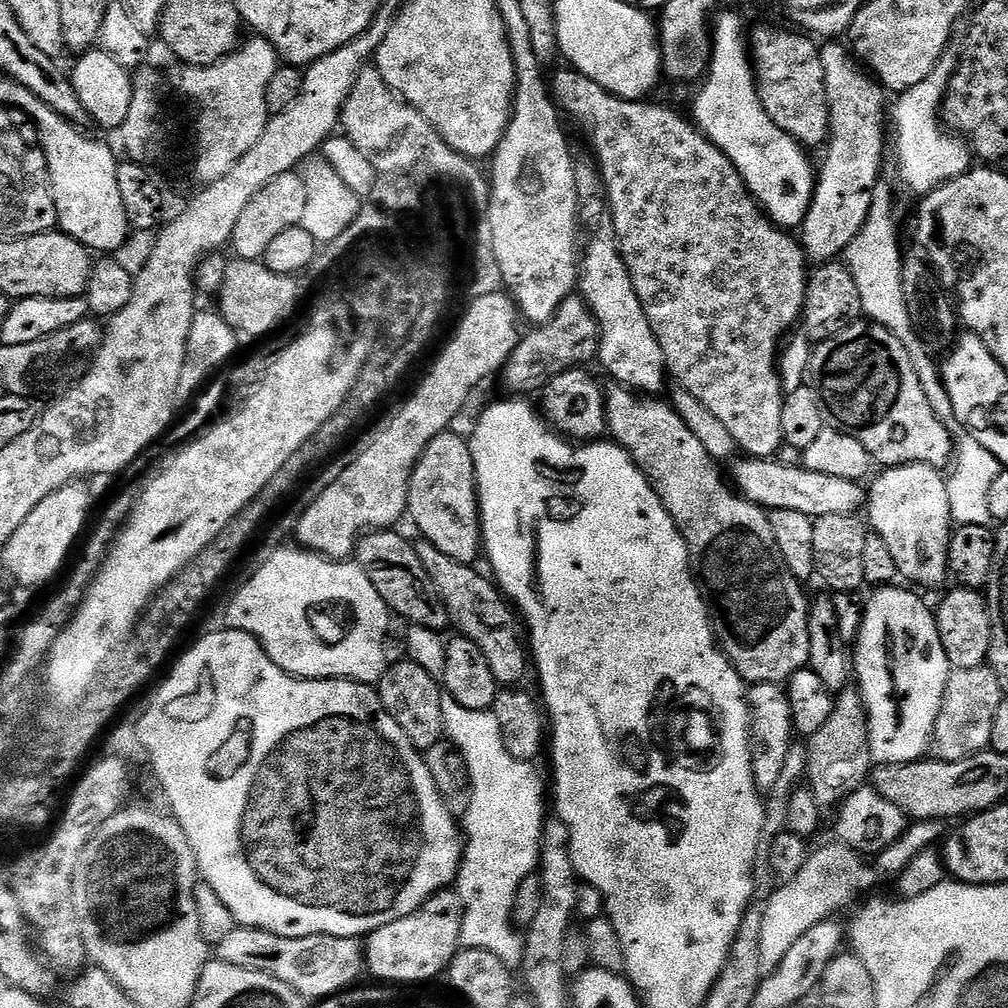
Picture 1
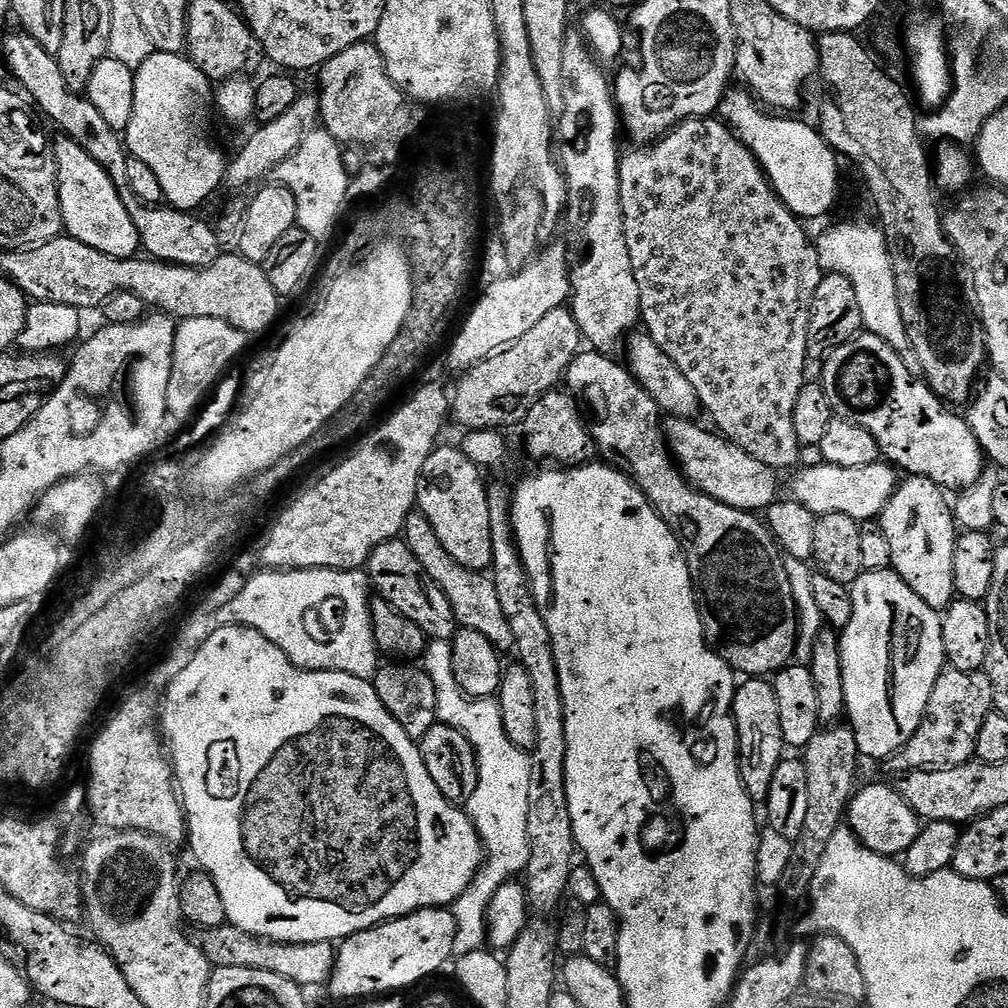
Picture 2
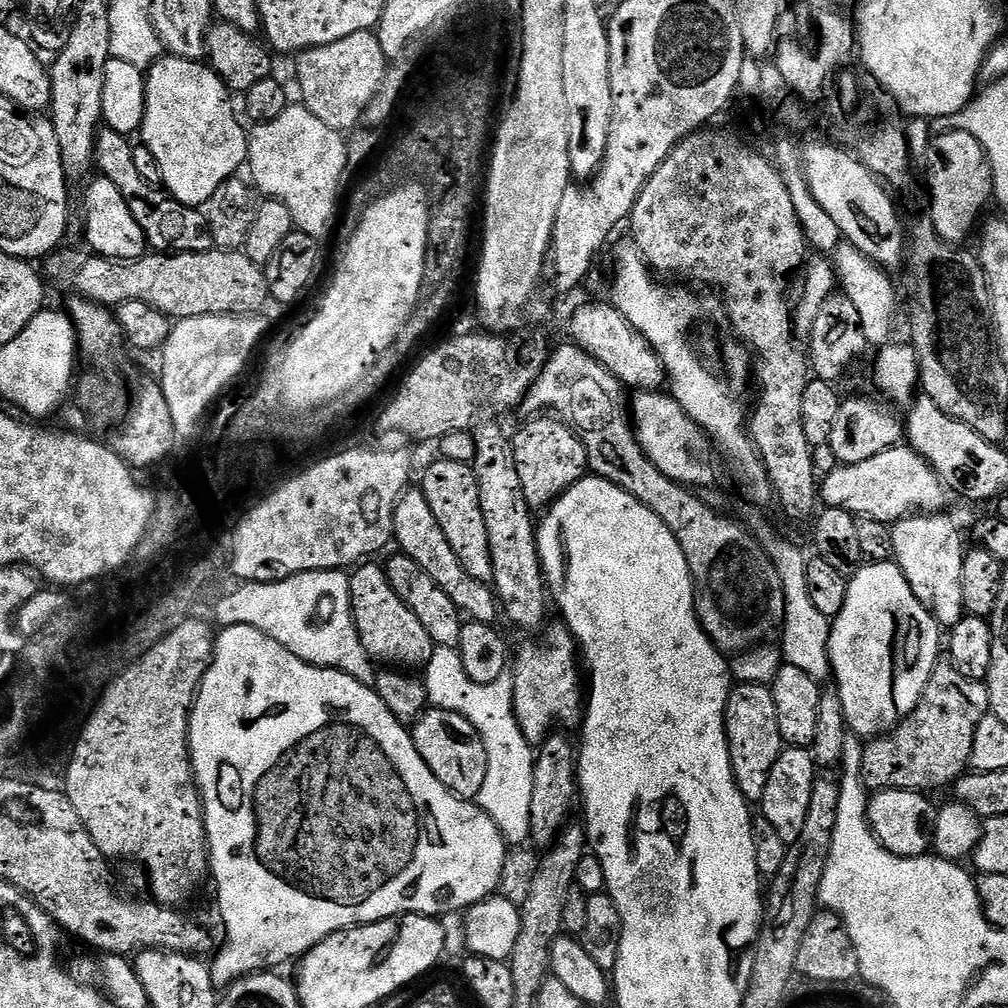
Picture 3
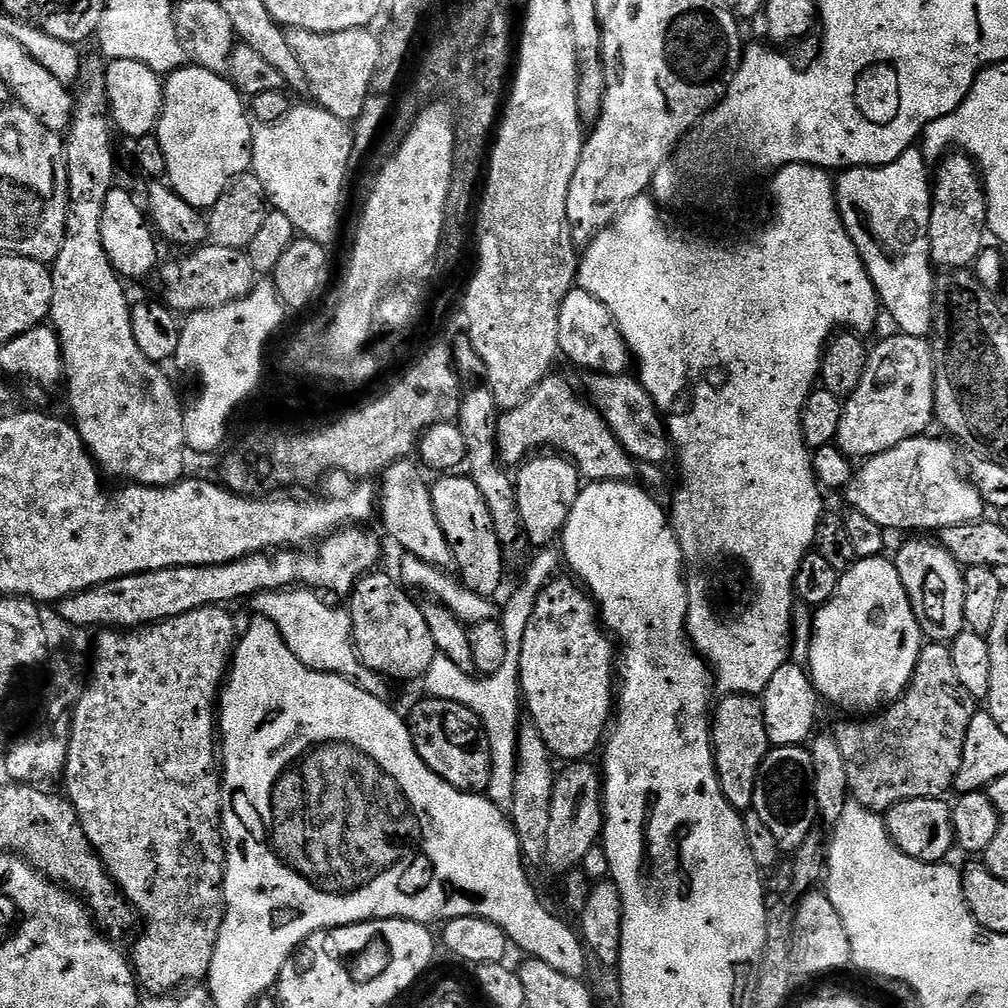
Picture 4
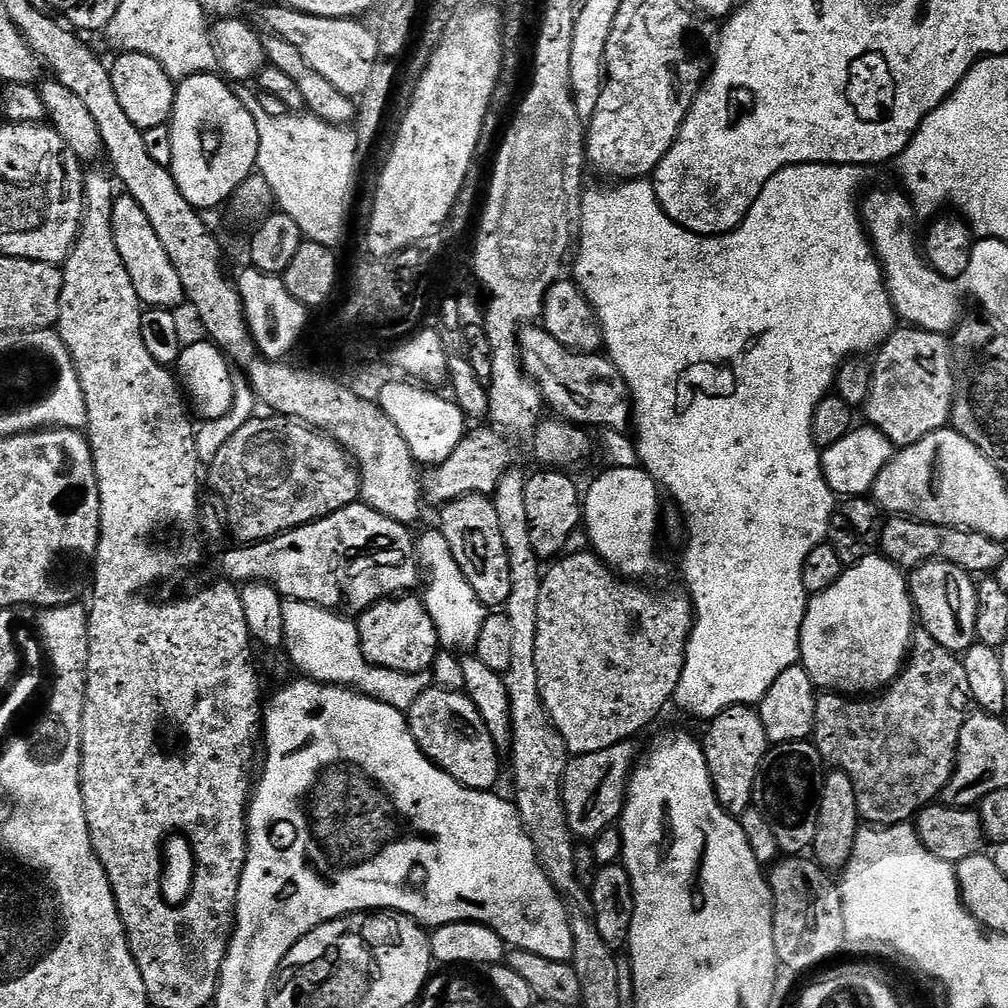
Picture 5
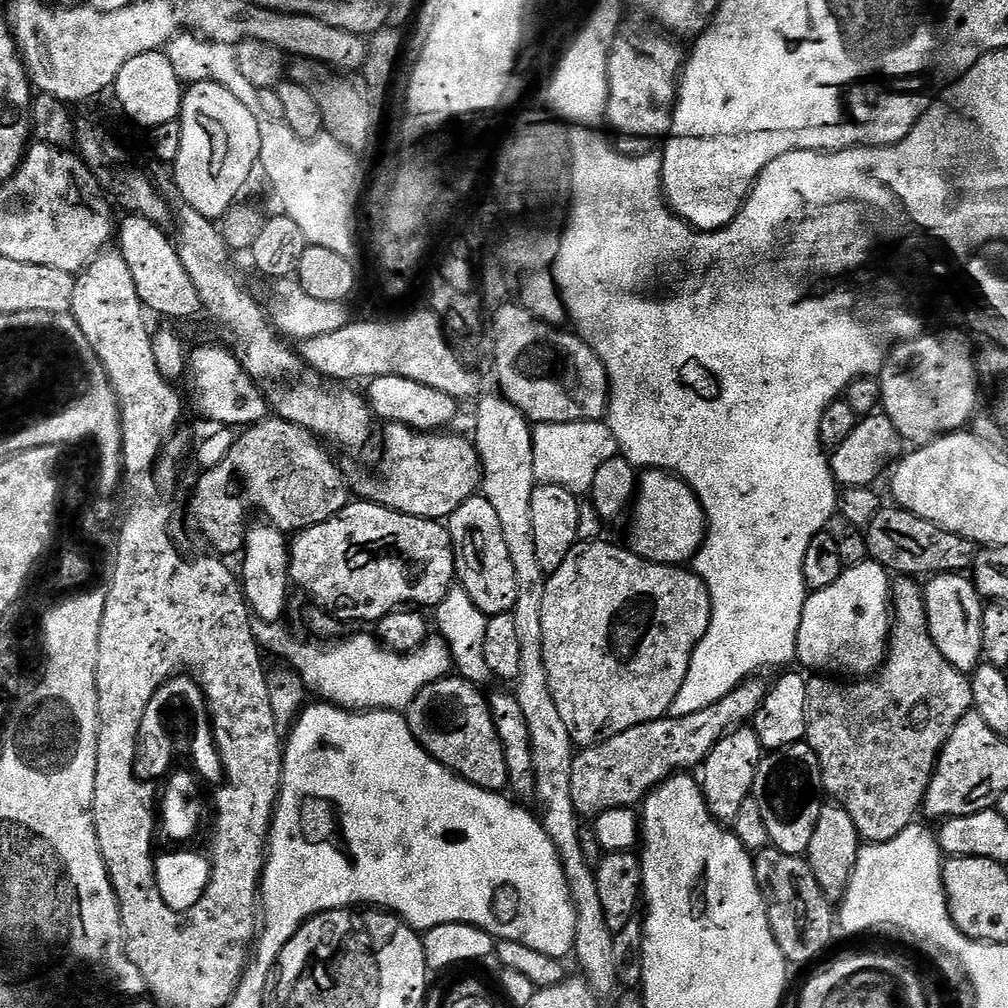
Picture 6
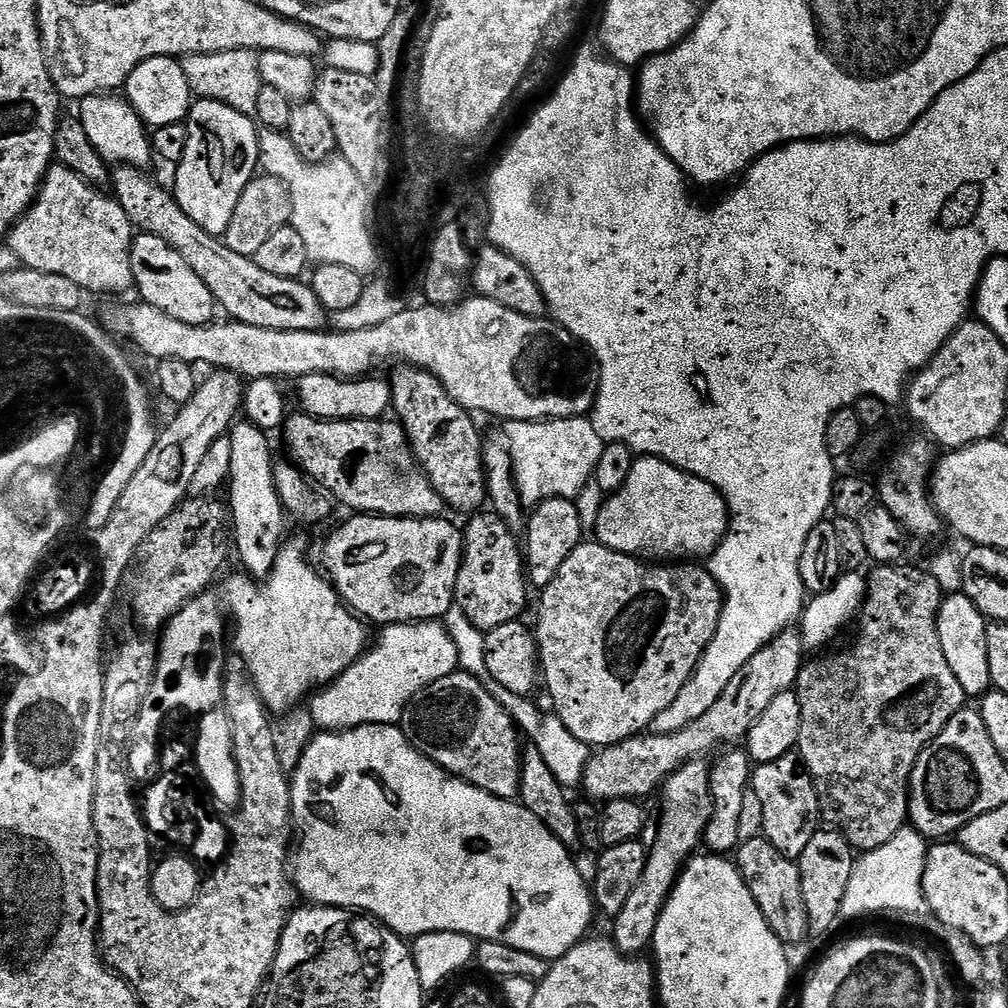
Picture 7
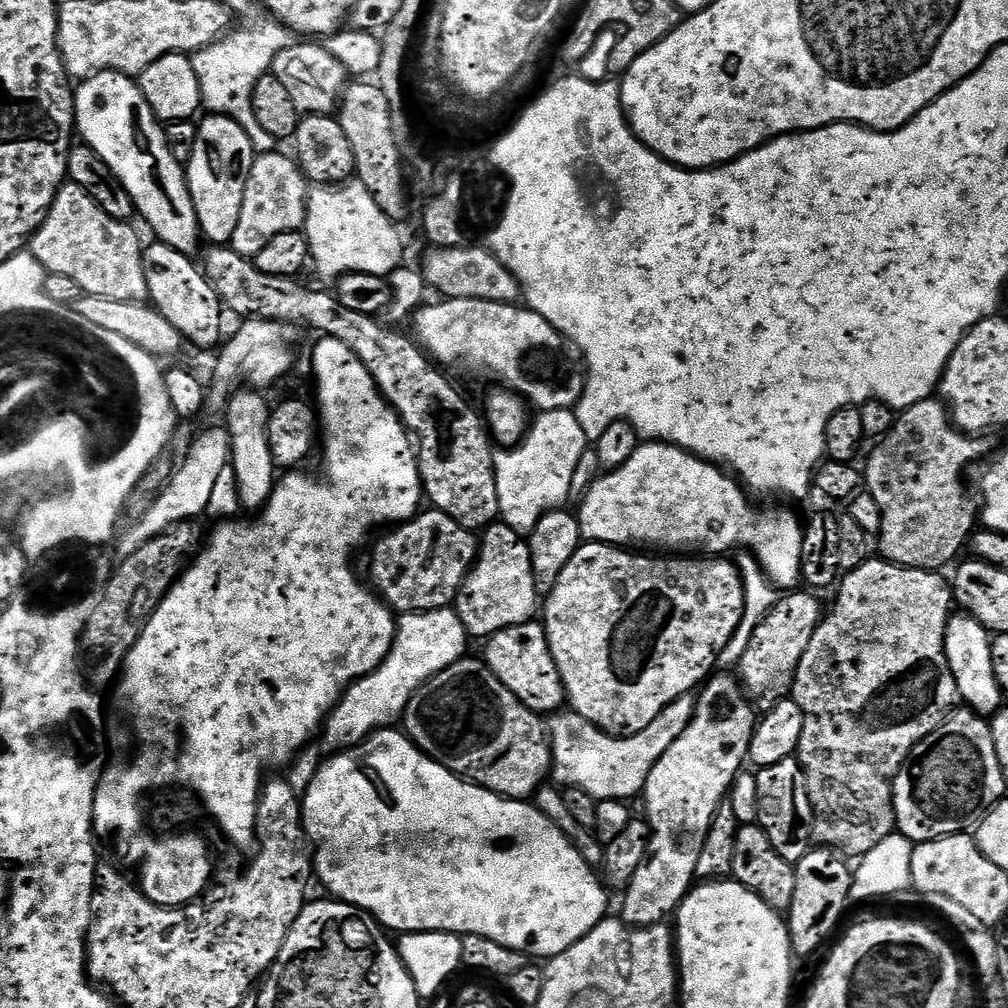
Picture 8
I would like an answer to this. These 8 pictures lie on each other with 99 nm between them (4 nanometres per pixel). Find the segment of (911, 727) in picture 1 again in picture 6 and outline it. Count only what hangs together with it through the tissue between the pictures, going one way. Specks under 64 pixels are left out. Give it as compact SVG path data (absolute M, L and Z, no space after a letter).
M869 558L853 568L845 568L844 573L822 590L812 592L802 610L802 626L798 626L796 660L813 668L816 674L840 674L849 672L849 677L864 678L876 671L884 663L888 651L888 637L893 619L890 615L892 585L888 569Z

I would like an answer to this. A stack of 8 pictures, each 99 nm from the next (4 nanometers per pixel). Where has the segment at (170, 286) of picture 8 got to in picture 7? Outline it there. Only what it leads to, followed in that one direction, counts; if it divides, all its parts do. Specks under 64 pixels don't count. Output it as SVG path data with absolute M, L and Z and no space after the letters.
M149 232L137 235L132 241L132 282L135 291L140 291L139 299L143 303L158 306L158 310L170 314L170 318L178 318L178 322L190 322L190 326L211 324L215 317L212 315L218 312L214 294L210 294L210 290L206 290L206 282L202 282L202 278L198 278L198 274L194 274L194 270L190 270L190 265L182 259L182 254L178 254L178 250L166 246L166 242L162 242L162 238Z

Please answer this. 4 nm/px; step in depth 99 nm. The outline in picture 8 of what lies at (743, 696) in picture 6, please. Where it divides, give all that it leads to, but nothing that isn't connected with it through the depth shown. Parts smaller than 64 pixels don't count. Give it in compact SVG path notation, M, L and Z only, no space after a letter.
M808 590L800 591L789 591L777 599L766 618L758 622L750 638L750 646L746 646L738 662L738 679L744 685L752 707L761 713L770 711L779 700L785 699L791 693L798 662L802 662L802 654L806 654L806 646L810 646L810 638L814 638L814 630L822 619L820 600L816 597L819 595Z

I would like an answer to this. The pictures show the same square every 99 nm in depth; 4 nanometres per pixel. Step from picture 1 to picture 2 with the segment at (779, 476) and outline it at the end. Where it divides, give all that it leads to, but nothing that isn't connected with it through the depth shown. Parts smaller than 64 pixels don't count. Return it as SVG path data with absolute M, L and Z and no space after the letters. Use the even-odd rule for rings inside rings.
M668 418L663 421L664 438L668 441L668 451L672 453L673 460L676 461L676 465L679 466L689 484L694 485L699 492L706 493L710 498L714 498L726 506L734 506L734 510L743 512L756 514L777 503L776 491L780 488L779 482L776 481L777 469L758 462L758 458L750 458L750 454L746 454L746 450L734 446L719 432L715 430L707 432L706 429L699 428L698 425L696 420L681 420L679 418ZM887 462L845 468L823 463L813 468L801 467L796 474L792 484L795 503L806 506L815 516L850 514L850 518L861 522L877 519L898 487L897 469Z

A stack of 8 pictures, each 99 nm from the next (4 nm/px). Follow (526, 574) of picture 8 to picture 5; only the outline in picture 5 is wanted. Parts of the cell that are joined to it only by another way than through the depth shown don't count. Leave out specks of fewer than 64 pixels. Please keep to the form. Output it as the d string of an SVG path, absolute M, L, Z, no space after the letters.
M463 496L439 509L438 531L446 538L454 562L462 570L466 582L478 594L489 610L500 610L510 598L510 558L506 554L506 542L502 542L502 530L498 530L498 510L486 496Z

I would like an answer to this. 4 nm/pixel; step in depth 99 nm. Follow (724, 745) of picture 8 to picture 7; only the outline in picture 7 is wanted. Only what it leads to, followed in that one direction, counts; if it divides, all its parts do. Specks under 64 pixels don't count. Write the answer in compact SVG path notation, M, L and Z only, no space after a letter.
M699 759L683 764L662 785L664 813L660 816L660 829L656 832L656 841L648 848L646 870L642 878L638 878L638 886L634 886L626 906L622 906L620 913L611 921L610 939L616 948L625 952L627 956L640 956L649 951L664 903L672 895L672 887L680 873L701 847L704 831L712 817L712 795L708 781L710 768L704 763L703 759Z

